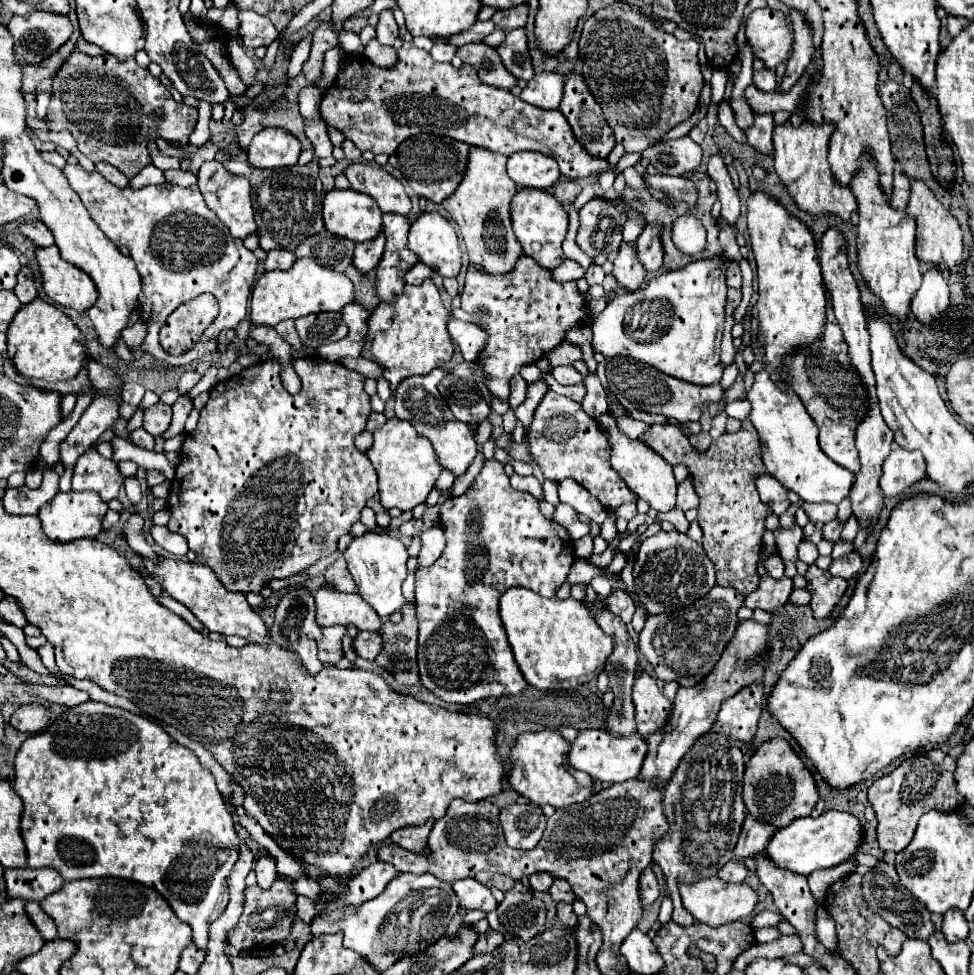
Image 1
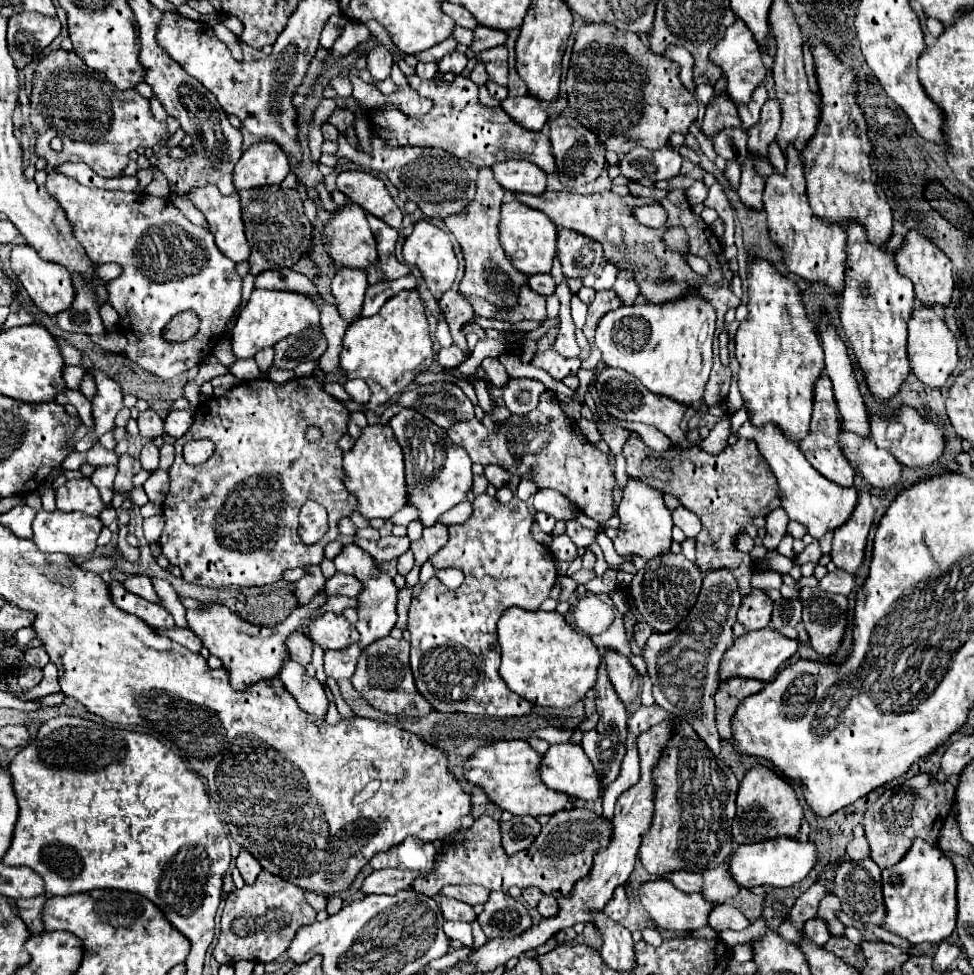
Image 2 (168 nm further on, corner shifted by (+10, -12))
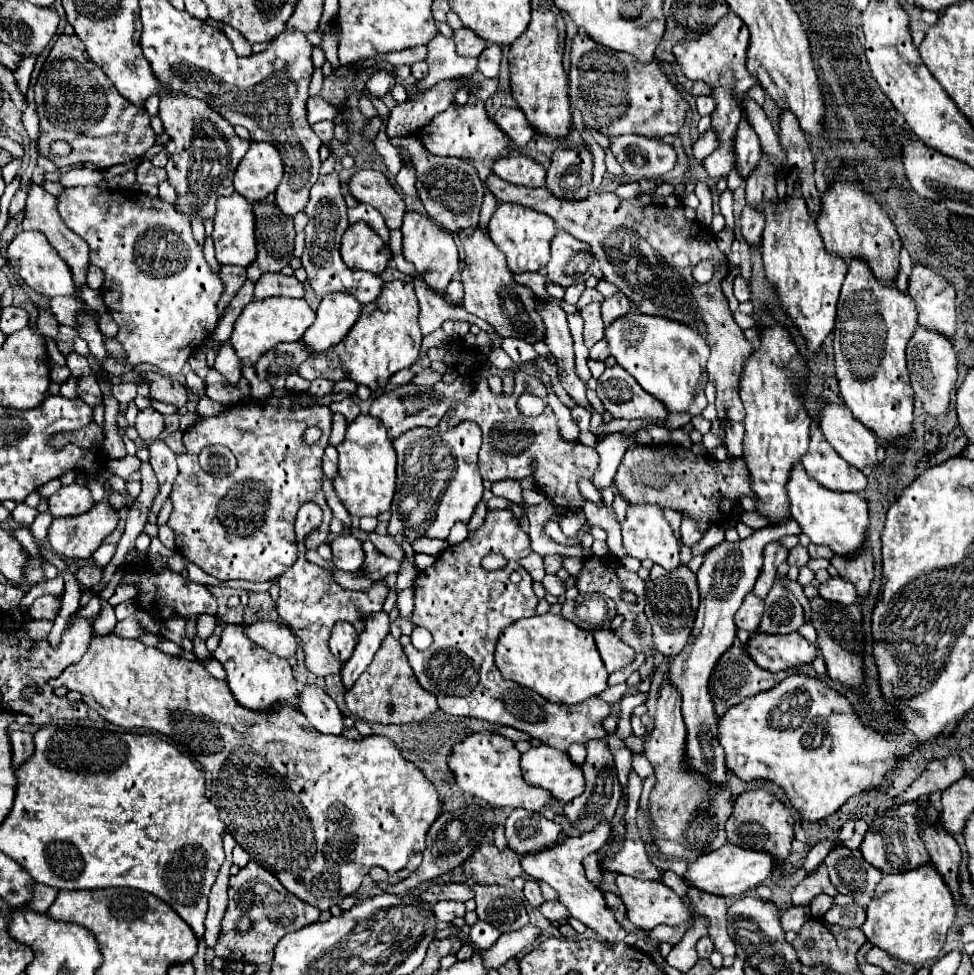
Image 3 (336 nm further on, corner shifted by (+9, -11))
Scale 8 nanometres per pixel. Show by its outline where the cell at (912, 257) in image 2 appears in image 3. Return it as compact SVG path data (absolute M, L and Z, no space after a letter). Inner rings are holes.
M915 263L913 273L909 277L907 293L915 299L917 313L919 313L919 325L931 327L947 337L955 333L955 287L937 269L925 263Z

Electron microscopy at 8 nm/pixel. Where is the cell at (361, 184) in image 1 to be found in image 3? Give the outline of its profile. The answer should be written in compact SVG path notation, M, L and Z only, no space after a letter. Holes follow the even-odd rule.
M373 169L357 171L349 179L349 191L357 201L373 205L385 217L389 229L401 227L405 215L405 203L381 171Z

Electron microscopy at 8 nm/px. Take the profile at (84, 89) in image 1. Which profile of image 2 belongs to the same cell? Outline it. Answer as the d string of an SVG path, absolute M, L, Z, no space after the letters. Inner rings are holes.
M62 48L52 50L40 60L34 72L30 108L30 122L36 132L34 152L38 158L44 158L48 166L84 162L100 176L120 176L128 164L128 154L140 146L146 146L142 126L152 128L152 140L162 140L168 136L166 124L154 120L146 98L142 98L136 90L120 92L118 96L106 76L90 72L82 58ZM54 136L62 138L62 152L54 152L48 146Z

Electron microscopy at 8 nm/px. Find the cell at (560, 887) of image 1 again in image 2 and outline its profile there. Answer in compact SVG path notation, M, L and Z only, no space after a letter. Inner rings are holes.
M544 896L544 898L540 900L540 904L538 904L538 912L540 912L544 918L554 916L554 912L558 912L558 902L556 902L556 898Z

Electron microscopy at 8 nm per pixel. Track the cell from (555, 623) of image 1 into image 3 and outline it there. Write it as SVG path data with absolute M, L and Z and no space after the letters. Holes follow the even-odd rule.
M535 615L505 627L495 651L497 669L505 679L533 689L547 701L575 705L599 695L607 687L607 669L599 659L591 631L583 631L561 615Z

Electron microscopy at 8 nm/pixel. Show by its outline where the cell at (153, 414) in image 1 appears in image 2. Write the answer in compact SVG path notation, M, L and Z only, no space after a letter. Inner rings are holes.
M154 410L140 412L140 416L138 416L138 428L140 428L140 436L144 436L148 440L164 436L164 422L160 420L160 416Z

